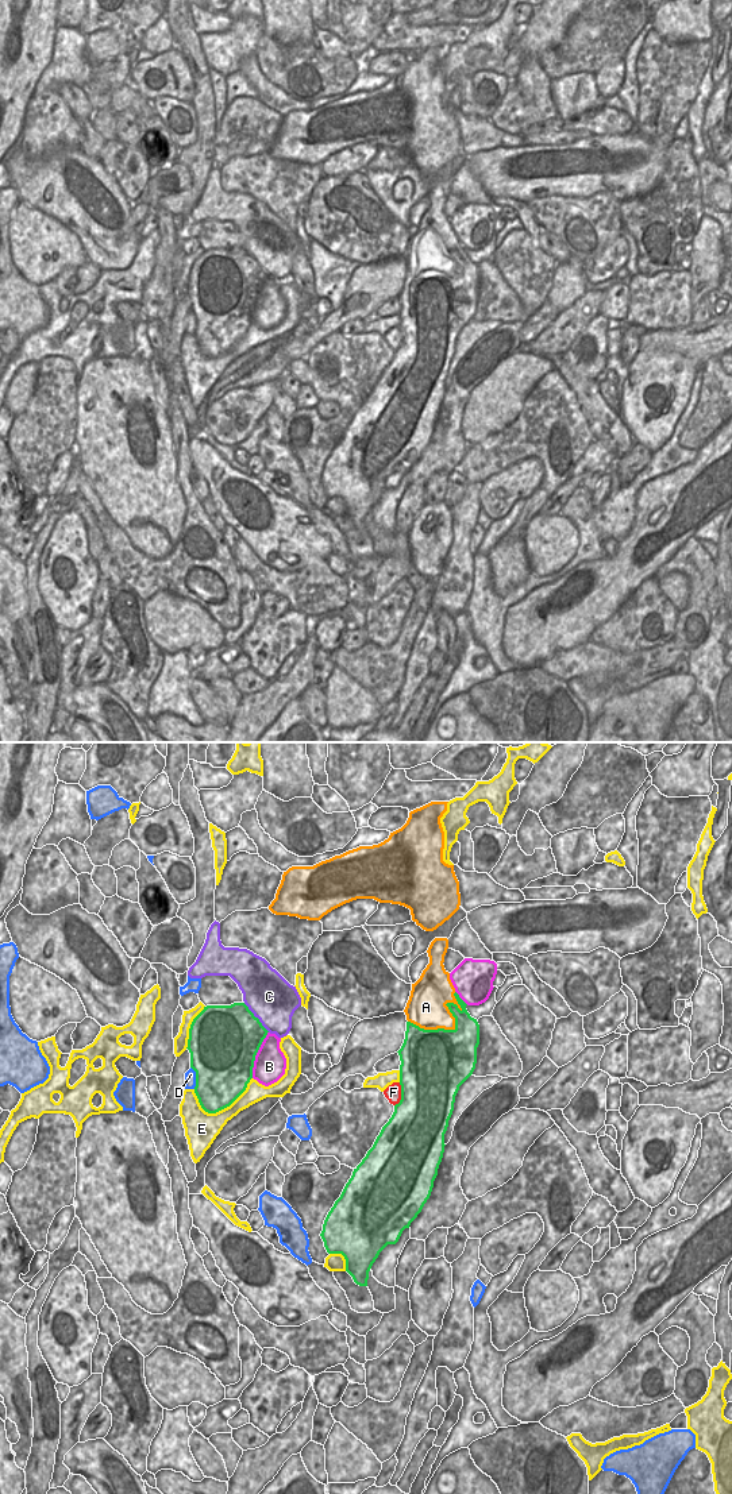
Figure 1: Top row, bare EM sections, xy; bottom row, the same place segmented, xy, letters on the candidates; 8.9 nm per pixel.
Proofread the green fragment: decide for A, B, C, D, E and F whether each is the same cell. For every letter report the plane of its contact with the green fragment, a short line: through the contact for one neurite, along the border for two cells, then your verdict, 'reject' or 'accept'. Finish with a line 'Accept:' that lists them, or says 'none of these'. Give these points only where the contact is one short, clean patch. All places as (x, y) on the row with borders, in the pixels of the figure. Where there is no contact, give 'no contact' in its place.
A: contact in xy; accept
B: contact in xy; reject
C: contact in xy; reject
D: contact in xy; reject
E: contact in xy; reject
F: contact in xy; reject
Accept: A

